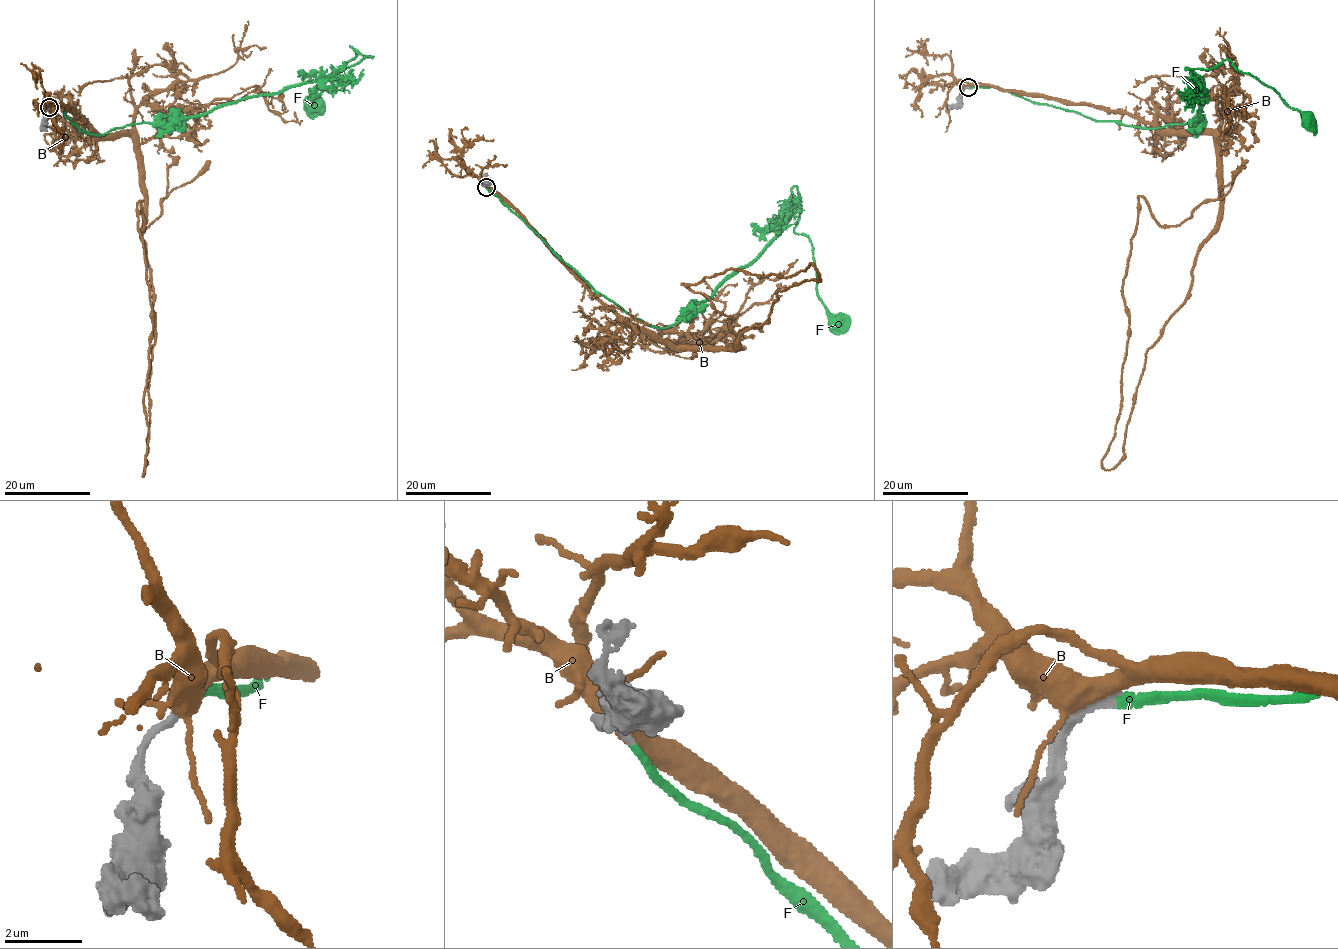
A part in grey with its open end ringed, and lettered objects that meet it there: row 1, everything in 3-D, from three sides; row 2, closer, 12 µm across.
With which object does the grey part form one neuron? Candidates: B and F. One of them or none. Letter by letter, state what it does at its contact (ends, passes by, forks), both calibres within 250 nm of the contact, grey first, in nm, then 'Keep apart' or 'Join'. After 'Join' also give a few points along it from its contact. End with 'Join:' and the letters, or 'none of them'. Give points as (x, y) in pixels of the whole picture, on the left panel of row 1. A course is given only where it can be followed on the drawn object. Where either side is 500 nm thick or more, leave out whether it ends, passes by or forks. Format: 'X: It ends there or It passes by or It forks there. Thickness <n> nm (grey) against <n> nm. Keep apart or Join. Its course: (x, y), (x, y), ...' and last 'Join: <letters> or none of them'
B: It forks there. Thickness 280 nm (grey) against 400 nm. Keep apart
F: It ends there. Thickness 240 nm (grey) against 200 nm. Join. Its course: (49, 107), (105, 134), (278, 93), (372, 56), (351, 46), (355, 58), (312, 102)
Join: F

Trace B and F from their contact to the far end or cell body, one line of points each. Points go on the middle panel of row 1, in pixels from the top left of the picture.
B: (484, 185), (679, 346), (738, 346), (778, 290), (819, 281), (813, 265), (683, 284), (763, 332)
F: (486, 187), (594, 289), (657, 327), (758, 258), (788, 223), (795, 186), (795, 231), (811, 242), (834, 321)

